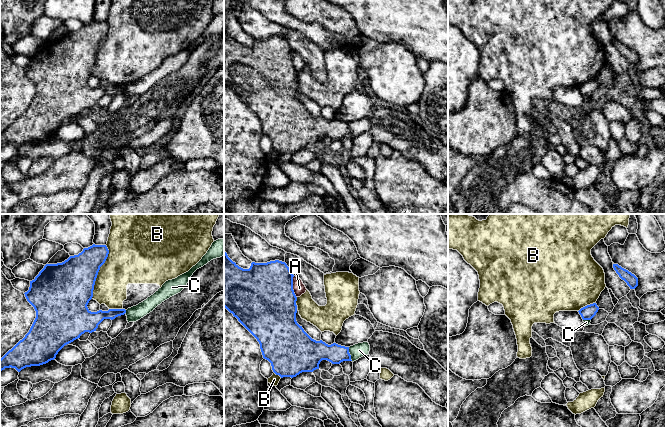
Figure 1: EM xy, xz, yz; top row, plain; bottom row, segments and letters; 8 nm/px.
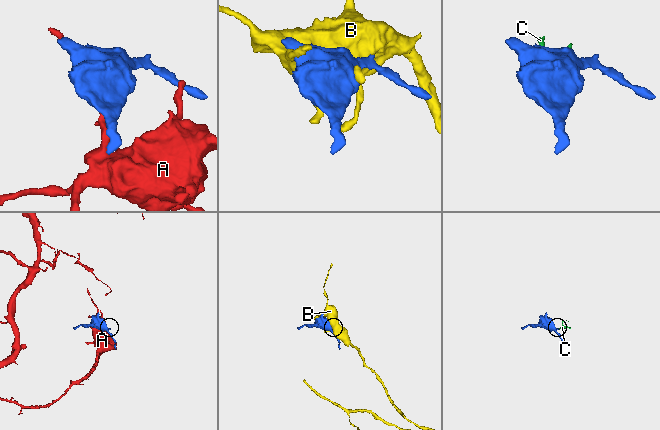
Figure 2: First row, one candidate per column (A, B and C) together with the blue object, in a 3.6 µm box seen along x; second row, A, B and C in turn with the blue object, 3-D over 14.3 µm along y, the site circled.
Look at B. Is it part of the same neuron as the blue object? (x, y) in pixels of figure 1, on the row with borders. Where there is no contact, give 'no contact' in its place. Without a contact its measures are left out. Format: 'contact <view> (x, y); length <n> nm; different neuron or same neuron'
contact xy (98, 271); length 440 nm; different neuron

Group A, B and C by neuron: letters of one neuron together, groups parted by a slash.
A / B / C

